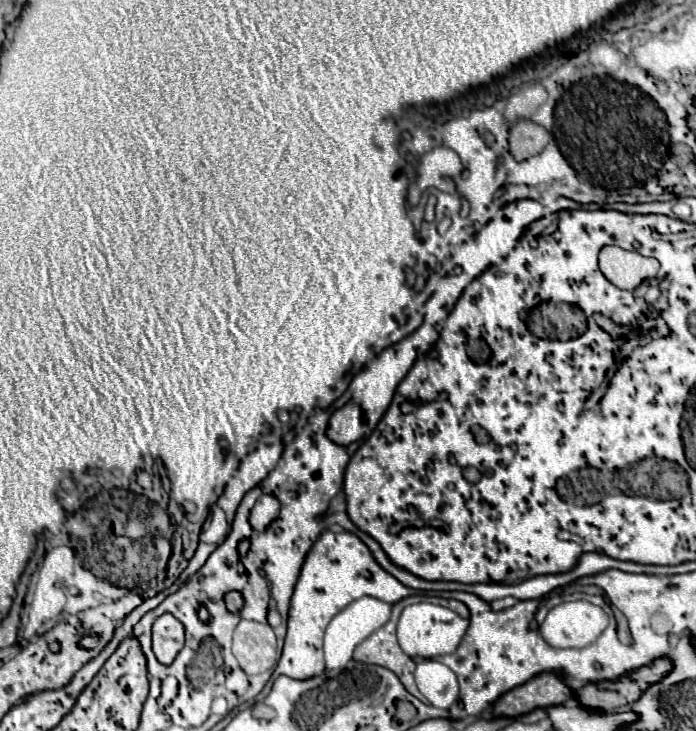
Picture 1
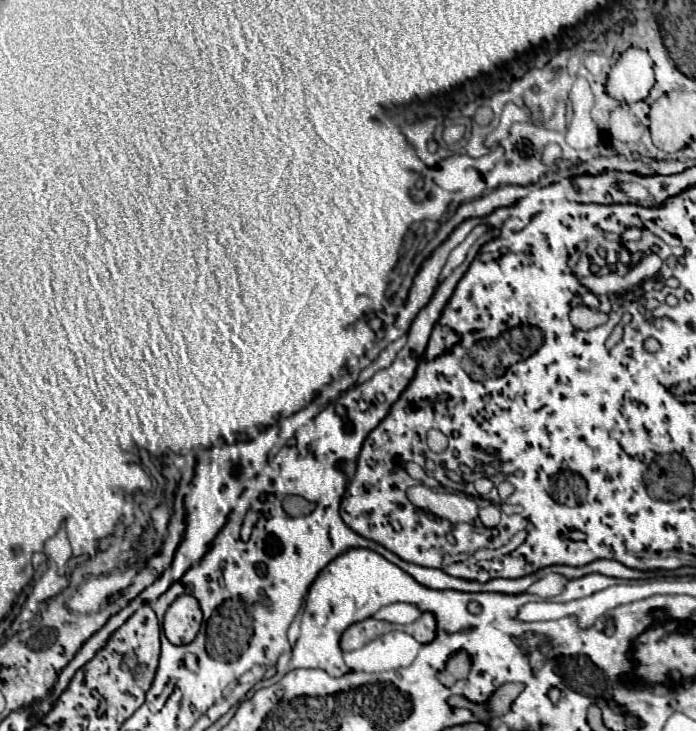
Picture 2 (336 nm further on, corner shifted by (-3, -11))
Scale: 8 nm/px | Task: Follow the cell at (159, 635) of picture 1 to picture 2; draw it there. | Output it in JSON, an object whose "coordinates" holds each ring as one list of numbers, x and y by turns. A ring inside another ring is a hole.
{"coordinates":[[181,595,167,609,163,631,171,643,187,645,199,633,201,621,203,621,203,615,197,599,191,595]]}

